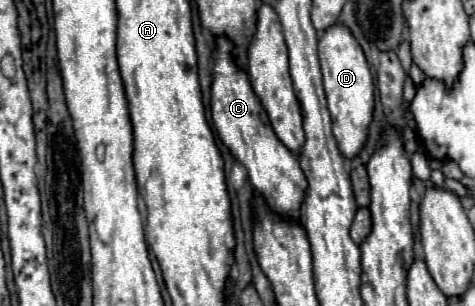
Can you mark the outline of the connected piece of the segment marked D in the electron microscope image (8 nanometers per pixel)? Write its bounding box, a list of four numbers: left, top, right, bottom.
[319,21,373,157]

